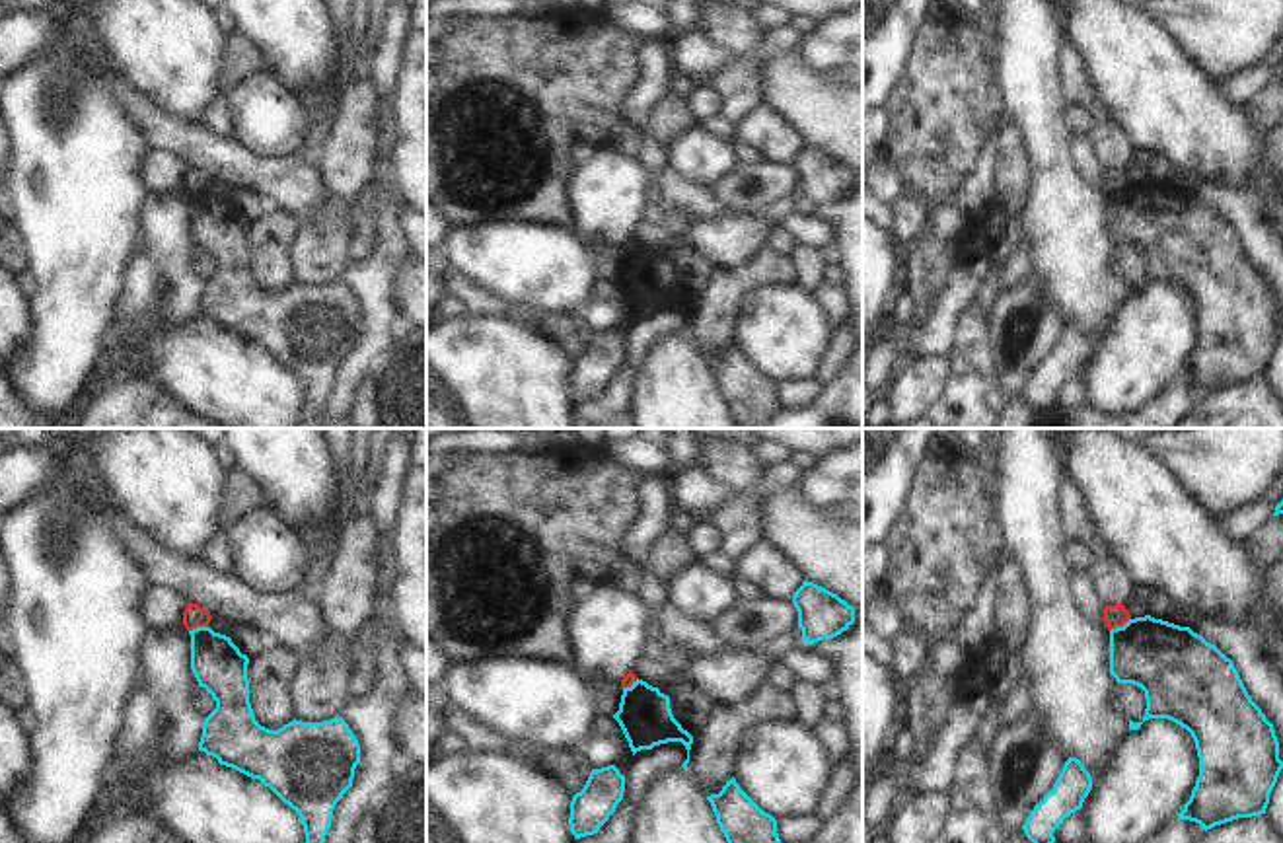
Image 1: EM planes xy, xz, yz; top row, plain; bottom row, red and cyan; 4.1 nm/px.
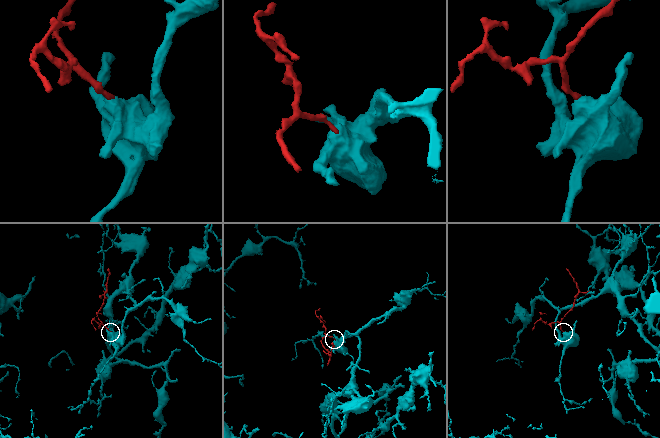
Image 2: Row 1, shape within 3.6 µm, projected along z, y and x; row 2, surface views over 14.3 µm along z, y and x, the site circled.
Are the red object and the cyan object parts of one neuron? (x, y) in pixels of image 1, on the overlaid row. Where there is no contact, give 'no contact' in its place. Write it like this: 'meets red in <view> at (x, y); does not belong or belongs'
meets red in yz at (1120, 625); does not belong

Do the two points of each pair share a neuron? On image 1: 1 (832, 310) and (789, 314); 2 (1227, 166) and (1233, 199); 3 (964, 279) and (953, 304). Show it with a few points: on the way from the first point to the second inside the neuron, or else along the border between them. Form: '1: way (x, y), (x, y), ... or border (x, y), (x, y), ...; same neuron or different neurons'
1: border (808, 294), (834, 329); different neurons
2: border (1229, 185), (1241, 191), (1256, 191), (1262, 197); different neurons
3: way (962, 285), (954, 298); same neuron

